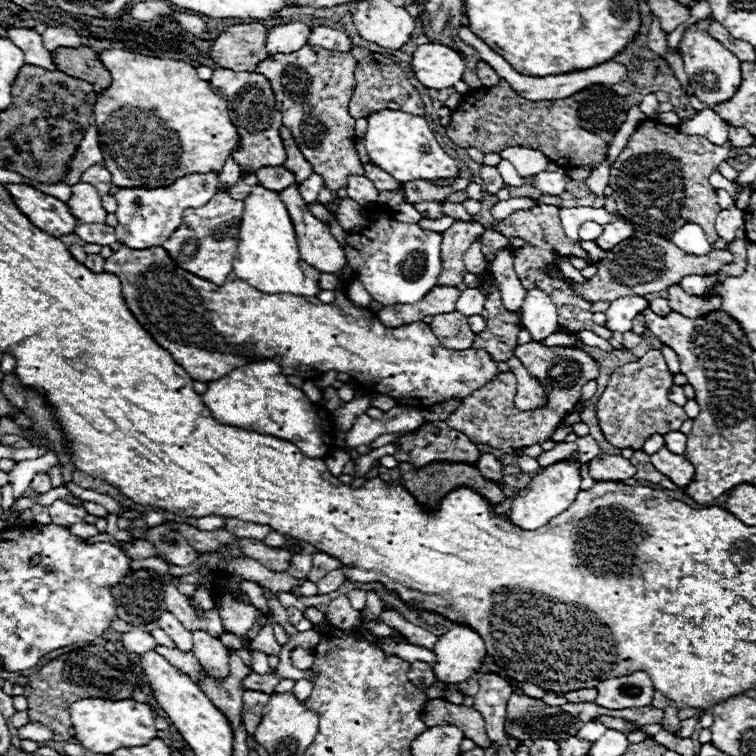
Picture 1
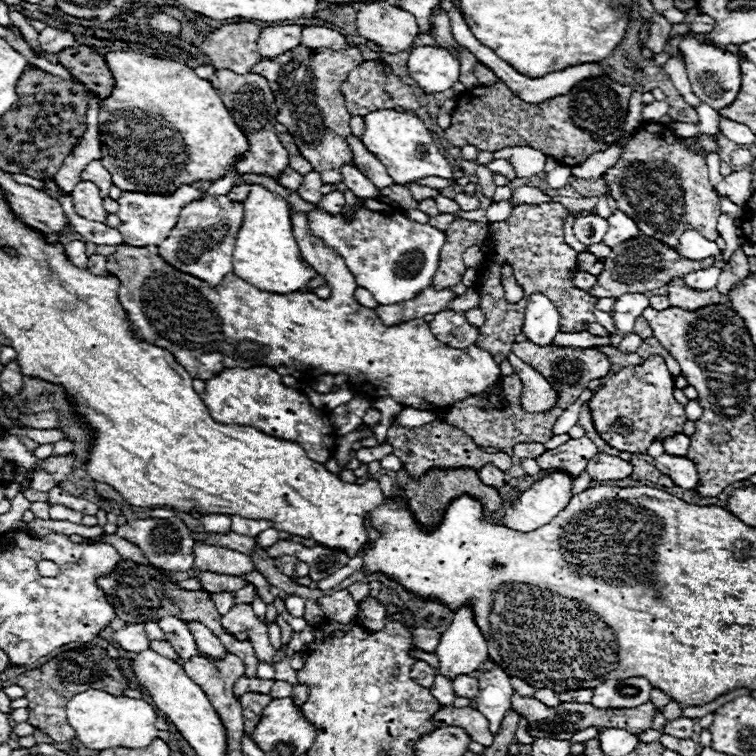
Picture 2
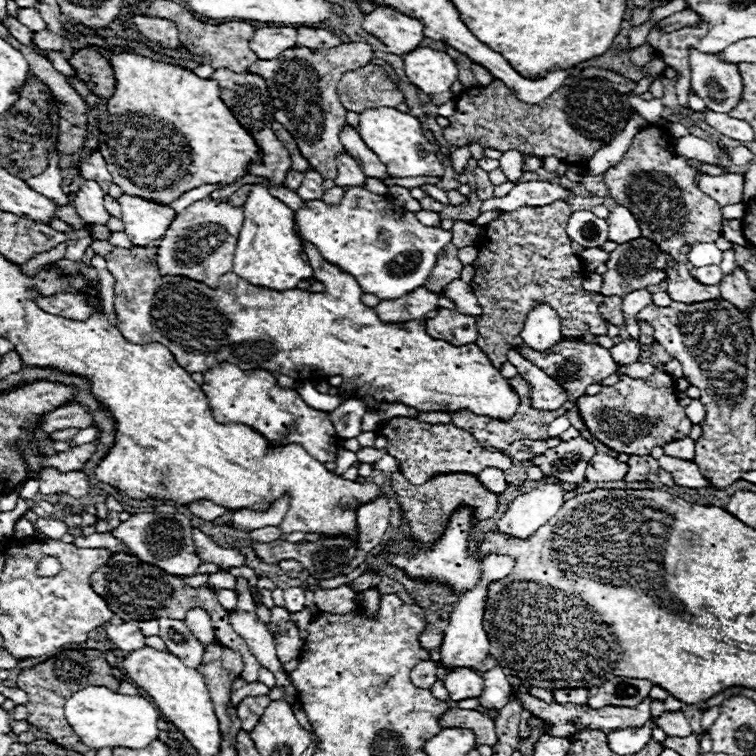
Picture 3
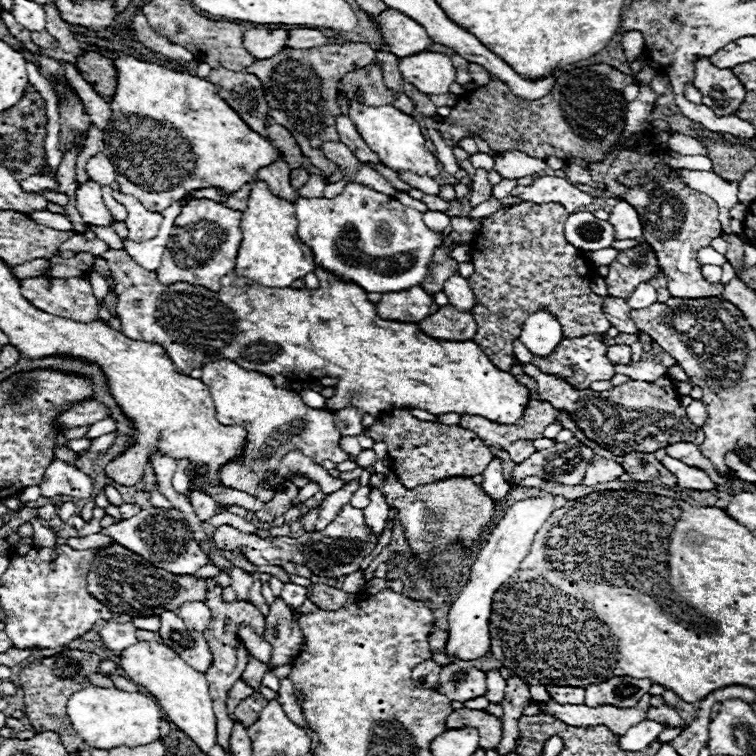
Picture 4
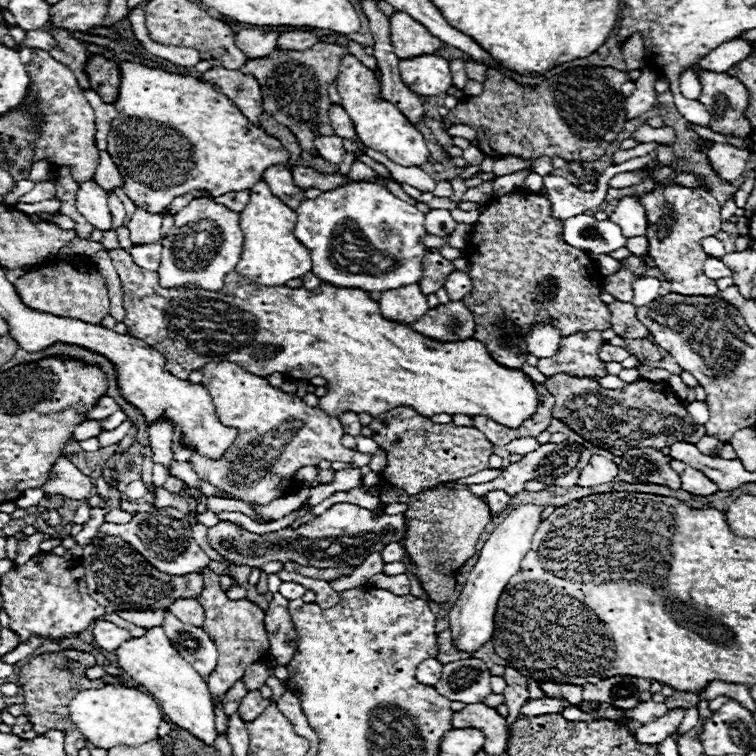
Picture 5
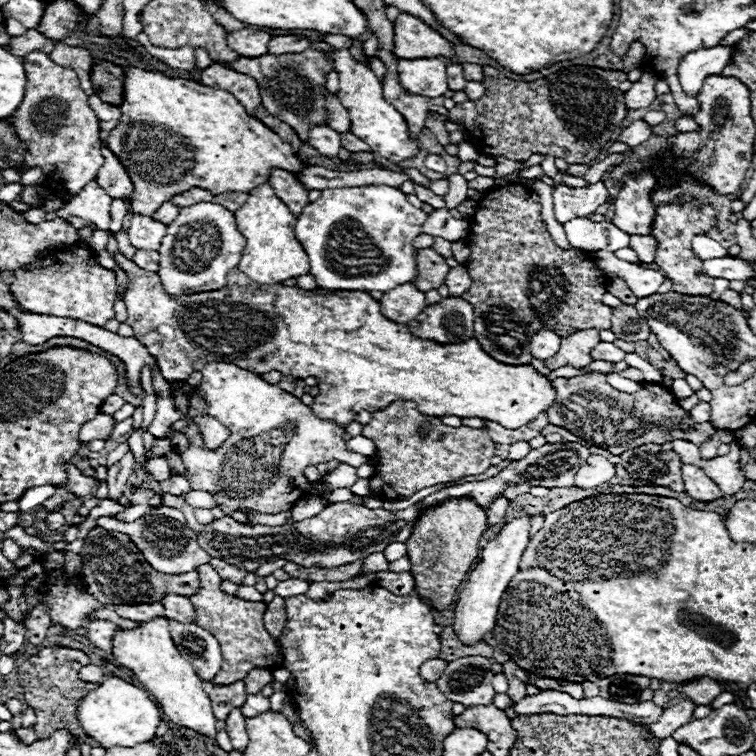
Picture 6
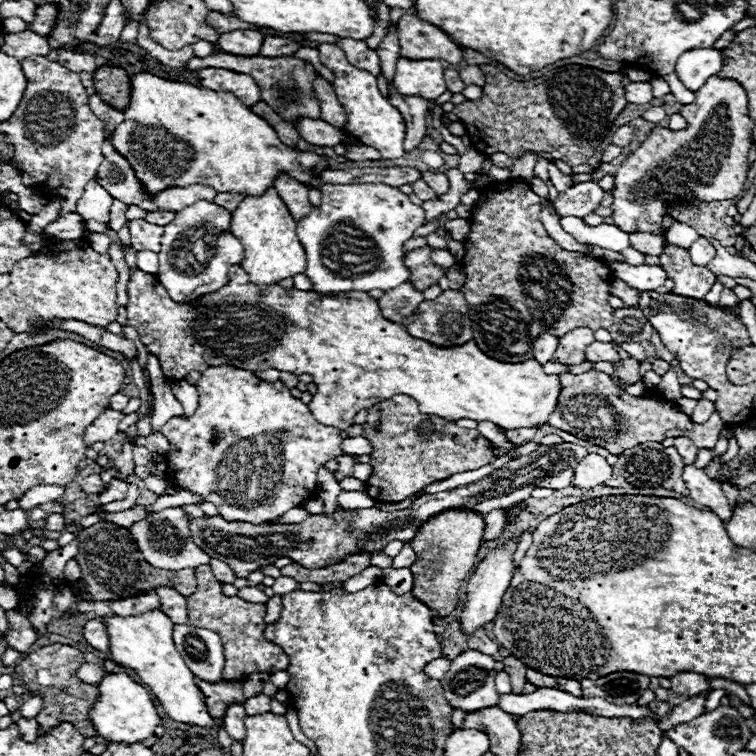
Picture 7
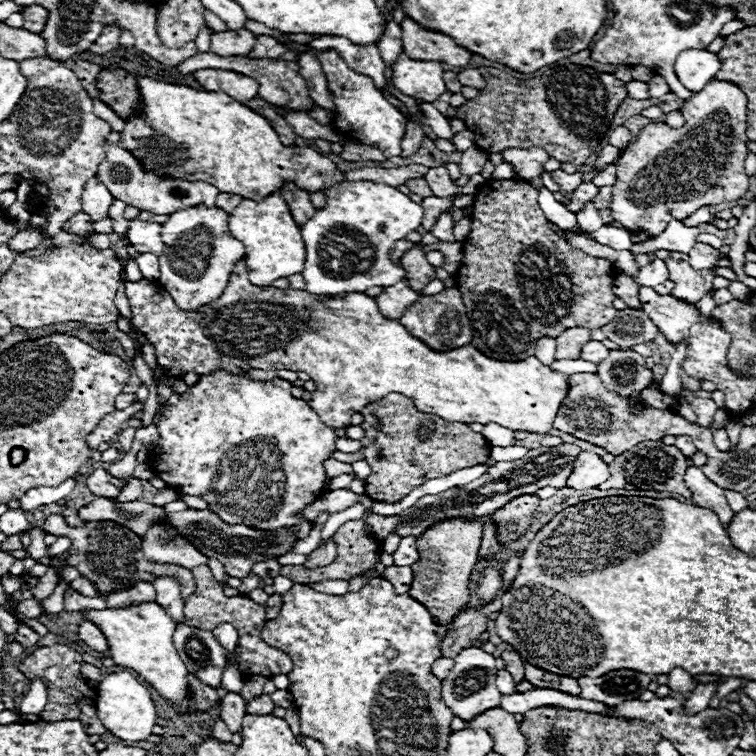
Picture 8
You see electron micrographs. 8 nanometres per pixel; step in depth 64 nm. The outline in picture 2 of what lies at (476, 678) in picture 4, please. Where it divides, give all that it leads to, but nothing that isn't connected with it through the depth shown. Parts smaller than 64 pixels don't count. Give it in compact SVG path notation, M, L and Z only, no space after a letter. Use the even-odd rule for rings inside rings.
M462 676L452 680L452 690L456 696L464 696L464 698L474 698L478 694L478 680L472 676Z

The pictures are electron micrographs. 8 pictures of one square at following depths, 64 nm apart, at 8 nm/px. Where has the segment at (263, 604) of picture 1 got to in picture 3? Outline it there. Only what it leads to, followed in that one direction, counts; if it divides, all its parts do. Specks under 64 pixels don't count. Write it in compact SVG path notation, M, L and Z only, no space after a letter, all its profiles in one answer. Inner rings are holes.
M214 572L214 574L210 574L206 584L210 588L214 588L216 592L218 590L236 590L236 578L230 572Z

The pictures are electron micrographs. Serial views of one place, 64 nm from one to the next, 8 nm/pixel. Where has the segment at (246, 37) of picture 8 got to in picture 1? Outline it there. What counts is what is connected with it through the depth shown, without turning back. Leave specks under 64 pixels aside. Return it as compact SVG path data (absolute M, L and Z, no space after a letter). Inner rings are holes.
M302 22L270 28L268 40L266 40L268 54L292 54L292 52L296 52L298 48L308 44L310 32L312 32L312 28L302 24Z

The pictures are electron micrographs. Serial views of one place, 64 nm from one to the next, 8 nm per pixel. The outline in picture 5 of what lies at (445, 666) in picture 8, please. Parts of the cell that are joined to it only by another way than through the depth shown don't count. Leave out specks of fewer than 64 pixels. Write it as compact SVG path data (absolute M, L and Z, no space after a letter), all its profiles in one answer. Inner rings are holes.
M428 658L416 668L416 680L424 686L434 686L440 680L440 672L442 664L436 658Z

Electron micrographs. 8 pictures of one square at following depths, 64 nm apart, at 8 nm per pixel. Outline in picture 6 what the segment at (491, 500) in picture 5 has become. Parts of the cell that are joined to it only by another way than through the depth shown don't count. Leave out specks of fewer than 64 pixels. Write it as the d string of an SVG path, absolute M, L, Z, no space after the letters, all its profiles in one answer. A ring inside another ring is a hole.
M496 496L496 500L486 510L486 514L488 514L488 526L502 526L508 506L510 506L510 502L508 502L506 496Z

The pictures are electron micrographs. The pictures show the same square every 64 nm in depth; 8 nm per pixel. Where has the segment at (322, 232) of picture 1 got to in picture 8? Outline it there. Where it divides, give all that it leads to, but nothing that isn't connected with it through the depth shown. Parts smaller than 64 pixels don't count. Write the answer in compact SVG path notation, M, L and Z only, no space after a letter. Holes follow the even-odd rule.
M244 260L232 270L228 288L220 300L206 304L200 312L178 310L168 292L146 278L138 282L126 282L126 296L130 300L132 320L130 324L138 328L140 334L154 346L158 364L166 376L180 378L186 372L208 374L212 370L228 372L248 372L248 370L294 370L306 372L318 384L314 398L308 402L310 408L320 414L320 420L332 428L348 428L350 416L362 412L368 402L376 402L386 394L398 392L416 404L420 412L436 414L448 422L480 422L480 424L500 424L510 430L526 430L536 434L546 434L552 428L552 420L568 392L568 376L552 372L534 356L520 362L504 362L486 358L472 344L460 346L448 352L436 352L428 348L422 340L408 334L408 330L380 314L374 298L350 292L340 296L312 296L306 290L280 290L272 286L256 288L248 280L248 268Z

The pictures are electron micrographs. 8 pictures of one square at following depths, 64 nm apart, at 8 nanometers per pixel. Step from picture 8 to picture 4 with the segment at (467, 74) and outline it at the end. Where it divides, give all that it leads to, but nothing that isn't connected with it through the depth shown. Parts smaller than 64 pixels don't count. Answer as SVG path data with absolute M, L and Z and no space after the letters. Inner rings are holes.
M470 64L468 70L470 70L472 80L474 80L478 86L484 86L484 84L490 82L490 72L488 72L486 68L482 68L480 64Z

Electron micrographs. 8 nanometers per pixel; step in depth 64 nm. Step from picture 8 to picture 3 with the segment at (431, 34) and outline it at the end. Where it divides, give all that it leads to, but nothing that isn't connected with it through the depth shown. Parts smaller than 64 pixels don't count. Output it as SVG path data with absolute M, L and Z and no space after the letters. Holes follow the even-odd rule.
M384 4L376 6L370 14L364 14L362 28L378 38L392 54L408 54L418 48L424 38L422 24L418 24L416 18L404 16Z

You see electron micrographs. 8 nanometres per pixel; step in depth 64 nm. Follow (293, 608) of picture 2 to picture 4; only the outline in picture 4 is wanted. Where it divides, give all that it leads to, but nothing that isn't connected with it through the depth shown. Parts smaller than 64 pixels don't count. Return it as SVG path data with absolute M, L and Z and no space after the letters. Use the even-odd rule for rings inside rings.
M284 584L284 590L282 590L282 600L286 602L288 608L298 608L302 606L306 598L306 588L298 586L298 584Z

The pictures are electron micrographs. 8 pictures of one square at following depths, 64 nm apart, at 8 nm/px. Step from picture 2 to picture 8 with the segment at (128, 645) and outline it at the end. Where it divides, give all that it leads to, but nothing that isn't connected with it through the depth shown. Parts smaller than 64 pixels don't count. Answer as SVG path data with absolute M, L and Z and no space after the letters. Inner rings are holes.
M84 620L80 626L78 626L78 636L82 642L86 642L92 650L98 650L98 652L108 652L108 642L106 642L106 636L102 634L102 630L90 622L90 620Z

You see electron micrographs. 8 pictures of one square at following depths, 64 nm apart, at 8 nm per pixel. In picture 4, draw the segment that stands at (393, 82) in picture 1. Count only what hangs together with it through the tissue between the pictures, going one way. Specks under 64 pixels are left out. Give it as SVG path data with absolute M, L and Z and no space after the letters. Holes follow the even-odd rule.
M368 64L360 70L348 72L344 78L344 90L340 92L342 98L350 104L350 100L354 98L354 92L360 90L360 102L368 104L368 106L382 106L382 104L394 104L396 94L386 88L384 84L384 72L378 64Z

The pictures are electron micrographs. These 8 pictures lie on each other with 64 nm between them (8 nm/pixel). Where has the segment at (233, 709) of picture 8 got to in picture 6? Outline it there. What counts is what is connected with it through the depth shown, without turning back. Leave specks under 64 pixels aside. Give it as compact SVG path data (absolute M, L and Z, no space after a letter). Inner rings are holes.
M234 708L228 718L226 718L226 728L224 728L230 736L230 742L232 742L232 748L238 750L238 752L244 752L246 744L248 744L248 732L246 732L246 726L244 726L244 716L240 712L240 708Z

